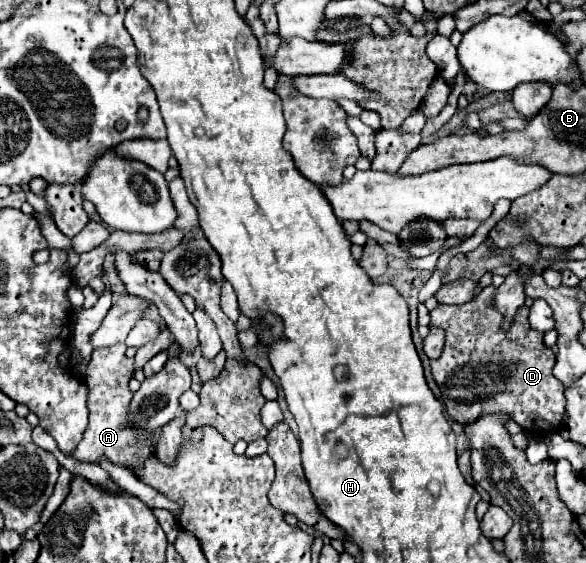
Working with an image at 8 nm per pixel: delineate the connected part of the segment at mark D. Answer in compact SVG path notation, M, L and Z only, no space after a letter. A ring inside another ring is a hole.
M487 286L475 300L463 306L437 306L431 324L445 330L443 354L431 362L433 378L441 390L447 414L461 426L473 424L479 416L503 412L533 438L565 428L565 396L553 376L555 352L543 344L543 334L529 328L527 306L515 316L509 332L501 330L503 315L493 307L495 286ZM499 380L503 386L499 390Z

